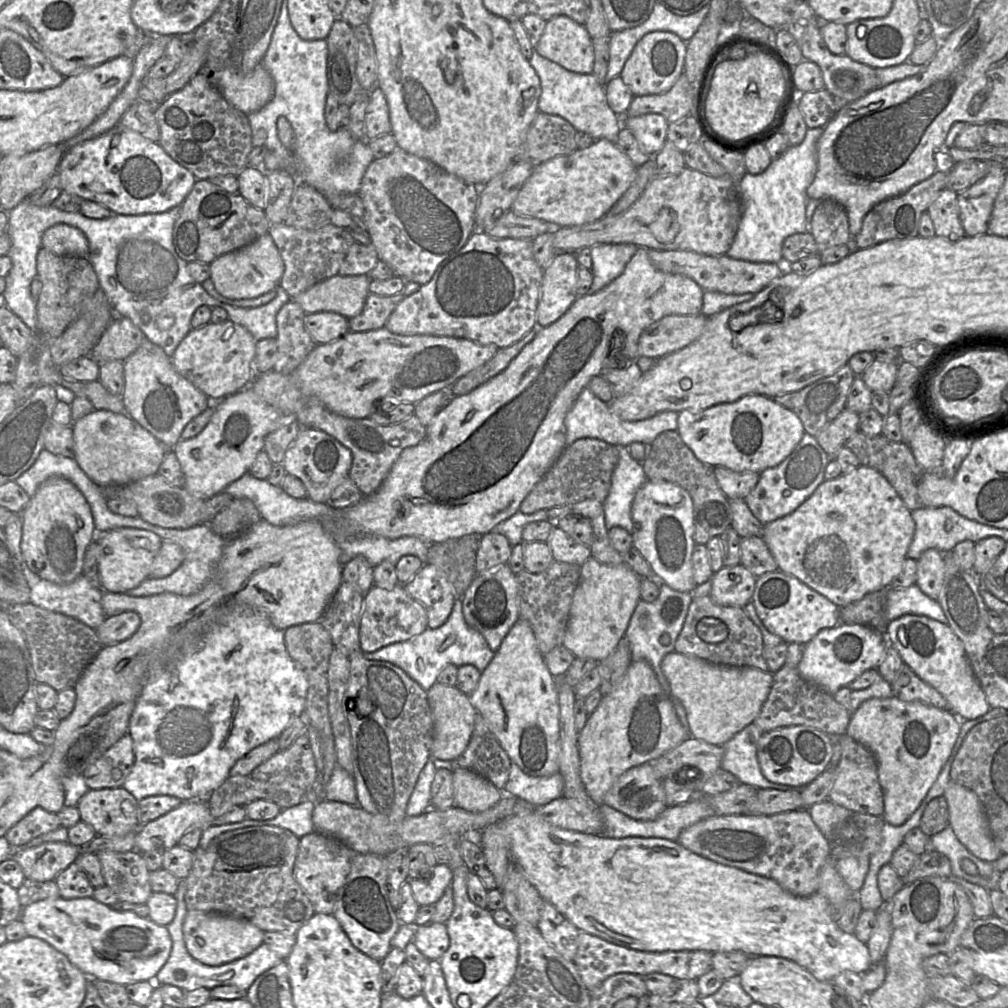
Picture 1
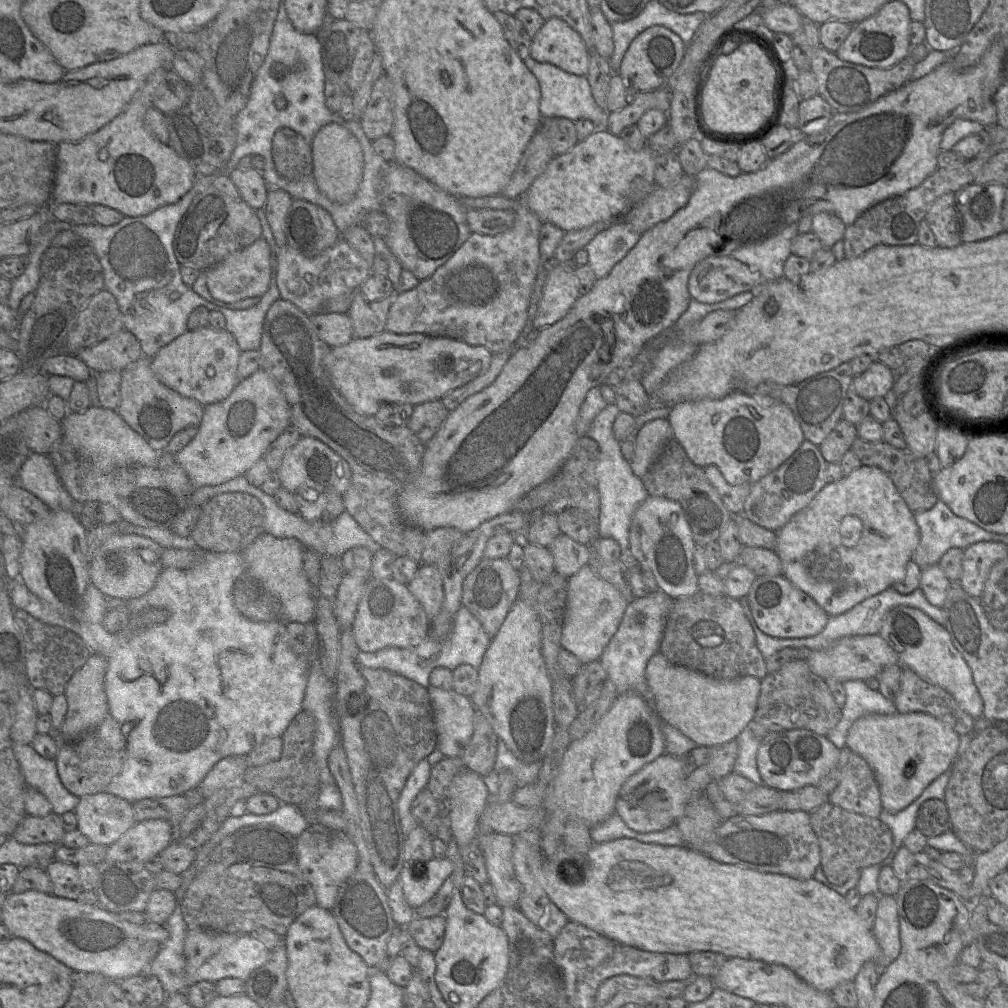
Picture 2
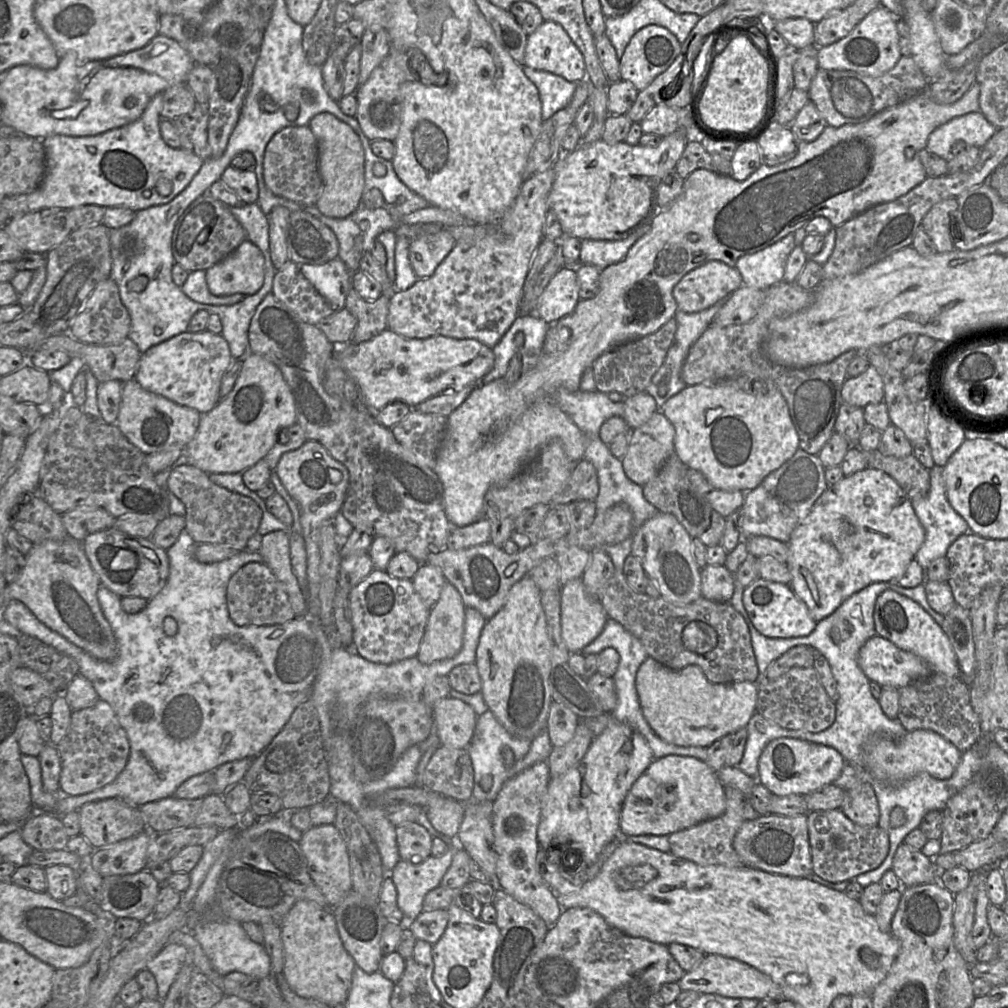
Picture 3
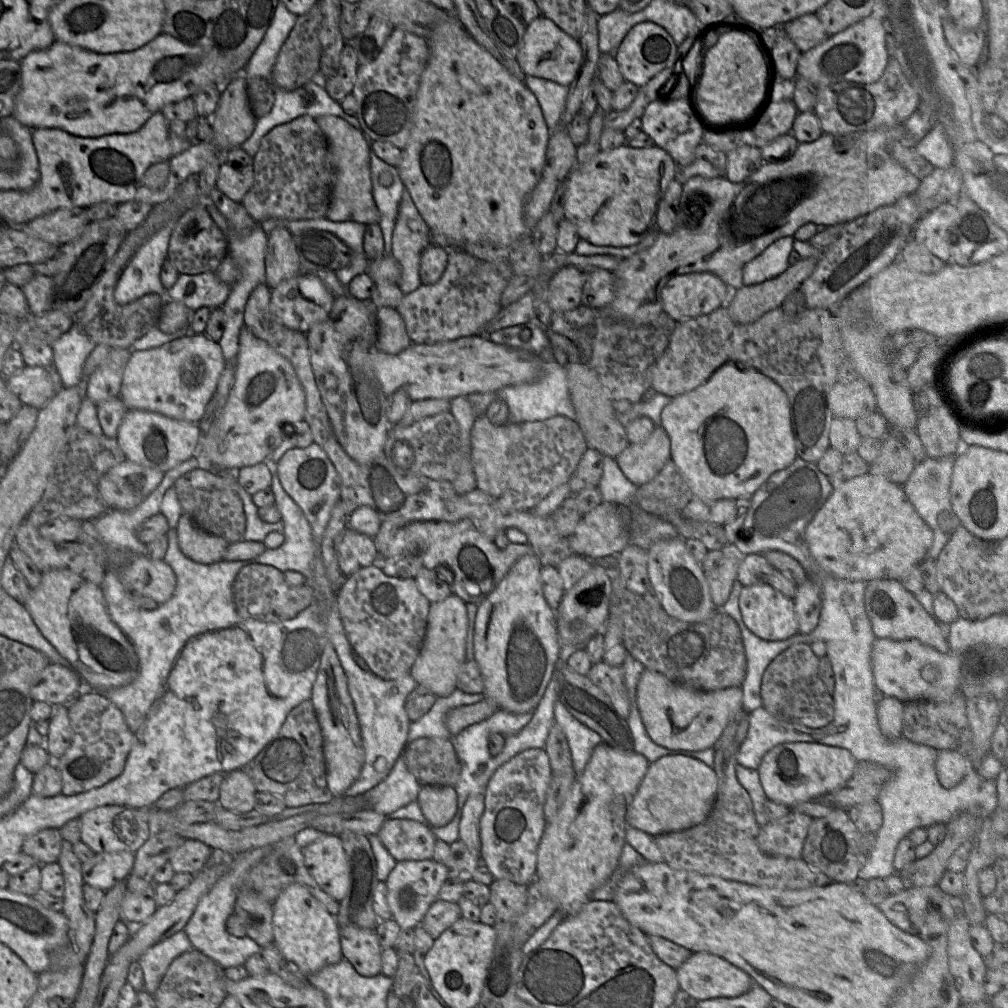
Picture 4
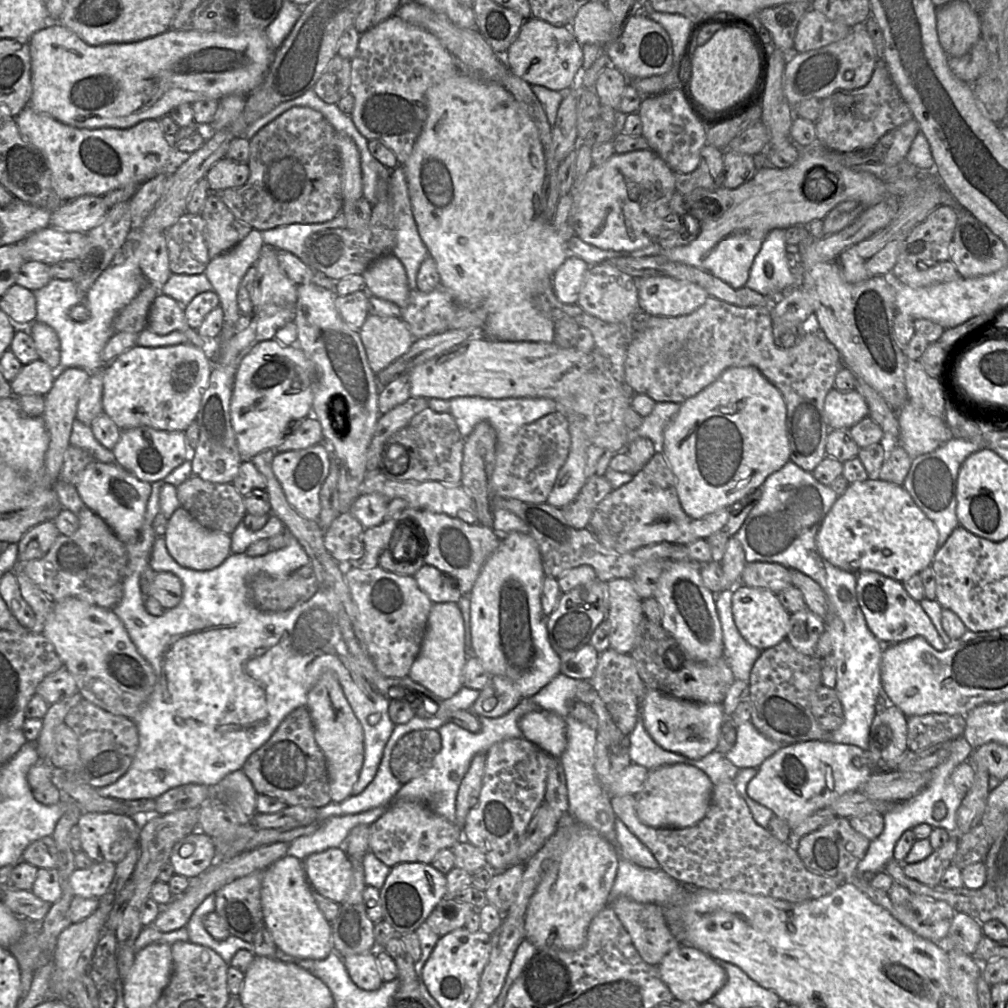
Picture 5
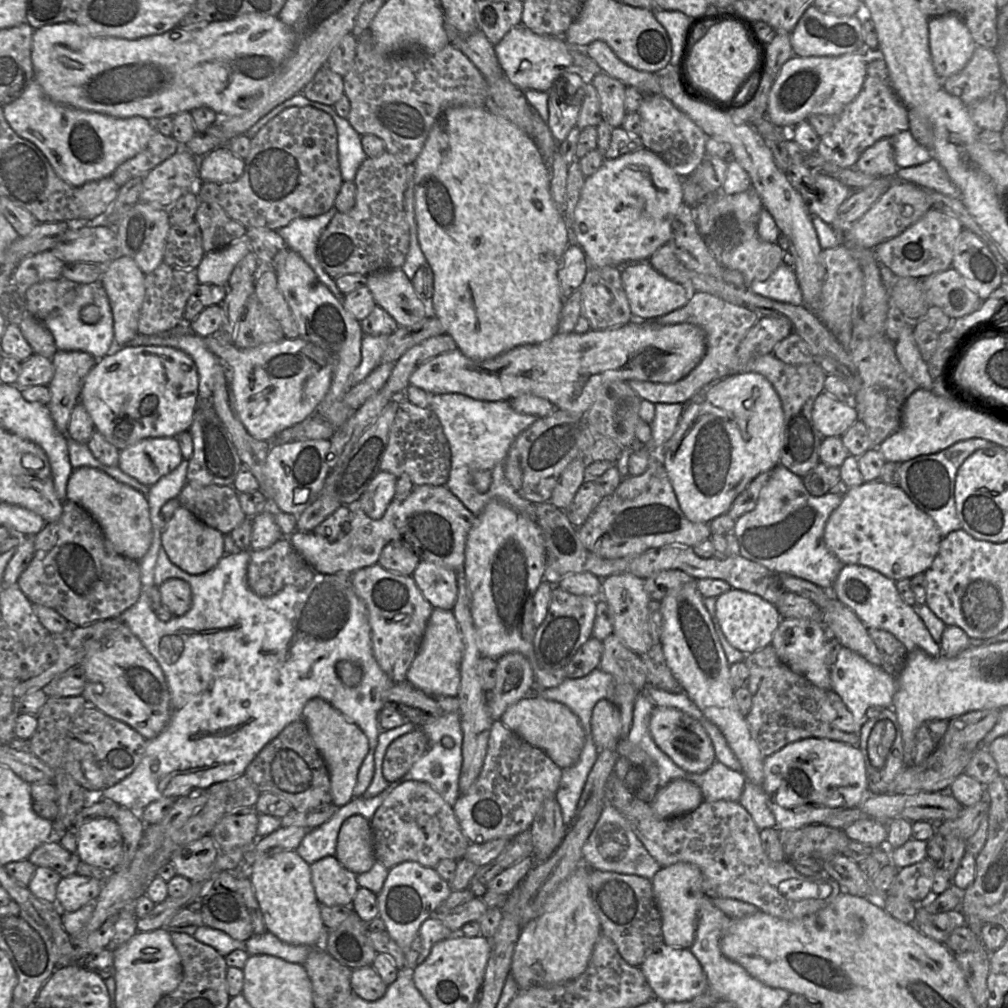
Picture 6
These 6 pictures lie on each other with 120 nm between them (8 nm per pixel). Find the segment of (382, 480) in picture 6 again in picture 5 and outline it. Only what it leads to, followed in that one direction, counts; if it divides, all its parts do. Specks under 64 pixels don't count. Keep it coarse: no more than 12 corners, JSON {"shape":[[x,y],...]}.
{"shape":[[359,495],[348,512],[364,528],[385,521],[389,502]]}

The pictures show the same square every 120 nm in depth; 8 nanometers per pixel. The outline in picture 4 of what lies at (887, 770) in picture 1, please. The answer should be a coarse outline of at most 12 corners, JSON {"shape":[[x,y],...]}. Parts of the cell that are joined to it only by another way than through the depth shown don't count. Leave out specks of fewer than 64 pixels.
{"shape":[[938,750],[939,783],[957,786],[968,772],[969,759],[957,751]]}

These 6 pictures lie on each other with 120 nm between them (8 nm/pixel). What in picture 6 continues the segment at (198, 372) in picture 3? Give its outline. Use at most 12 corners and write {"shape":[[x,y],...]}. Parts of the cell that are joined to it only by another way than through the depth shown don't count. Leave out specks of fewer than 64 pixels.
{"shape":[[122,346],[79,395],[119,451],[189,431],[192,358]]}

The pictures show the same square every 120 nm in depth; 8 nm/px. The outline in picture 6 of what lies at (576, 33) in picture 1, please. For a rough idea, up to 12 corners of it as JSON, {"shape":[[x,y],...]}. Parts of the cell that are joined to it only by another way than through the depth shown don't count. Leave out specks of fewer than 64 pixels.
{"shape":[[511,28],[494,51],[522,91],[548,92],[573,66],[564,37]]}

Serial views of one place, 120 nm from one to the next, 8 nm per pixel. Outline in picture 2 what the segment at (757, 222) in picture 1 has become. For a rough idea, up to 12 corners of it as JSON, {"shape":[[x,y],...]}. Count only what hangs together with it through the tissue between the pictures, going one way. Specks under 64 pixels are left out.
{"shape":[[798,223],[732,256],[764,282],[784,277]]}

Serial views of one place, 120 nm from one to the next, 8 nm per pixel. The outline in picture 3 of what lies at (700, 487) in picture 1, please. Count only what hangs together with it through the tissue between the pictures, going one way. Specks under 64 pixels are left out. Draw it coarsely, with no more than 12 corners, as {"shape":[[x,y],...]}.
{"shape":[[673,453],[643,496],[692,539],[721,545],[725,517]]}

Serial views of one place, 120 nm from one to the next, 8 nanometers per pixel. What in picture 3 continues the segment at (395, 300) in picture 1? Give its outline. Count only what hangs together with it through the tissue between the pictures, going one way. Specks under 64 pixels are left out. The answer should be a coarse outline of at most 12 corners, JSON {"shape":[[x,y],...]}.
{"shape":[[354,288],[345,307],[357,319],[351,342],[388,329],[390,298],[366,301]]}

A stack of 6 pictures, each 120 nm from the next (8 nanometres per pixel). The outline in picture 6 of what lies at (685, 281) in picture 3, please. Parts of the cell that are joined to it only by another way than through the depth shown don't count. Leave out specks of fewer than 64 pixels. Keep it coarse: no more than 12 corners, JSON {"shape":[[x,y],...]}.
{"shape":[[649,262],[626,264],[621,280],[634,317],[683,307],[689,290]]}

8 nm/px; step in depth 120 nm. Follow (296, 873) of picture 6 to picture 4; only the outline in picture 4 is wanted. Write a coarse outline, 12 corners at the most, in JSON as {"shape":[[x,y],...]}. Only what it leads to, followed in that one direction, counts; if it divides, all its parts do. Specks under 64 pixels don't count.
{"shape":[[308,889],[273,902],[274,943],[303,975],[343,959],[340,926]]}

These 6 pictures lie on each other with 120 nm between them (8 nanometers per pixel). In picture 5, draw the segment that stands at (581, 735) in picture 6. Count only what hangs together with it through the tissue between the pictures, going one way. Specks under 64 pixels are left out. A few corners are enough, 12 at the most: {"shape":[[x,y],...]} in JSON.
{"shape":[[531,711],[519,720],[523,738],[553,758],[567,746],[559,715]]}

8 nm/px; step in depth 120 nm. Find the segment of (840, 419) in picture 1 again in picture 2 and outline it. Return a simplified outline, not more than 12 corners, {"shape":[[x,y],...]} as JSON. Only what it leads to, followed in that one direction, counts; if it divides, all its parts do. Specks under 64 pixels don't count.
{"shape":[[841,419],[818,447],[828,464],[839,463],[857,437]]}

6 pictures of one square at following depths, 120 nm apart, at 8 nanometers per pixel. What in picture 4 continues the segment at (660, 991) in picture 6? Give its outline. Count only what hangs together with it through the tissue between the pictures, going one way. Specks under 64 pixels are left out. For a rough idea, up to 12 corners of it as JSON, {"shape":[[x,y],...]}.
{"shape":[[692,953],[676,970],[697,1001],[738,997],[754,984],[711,953]]}

